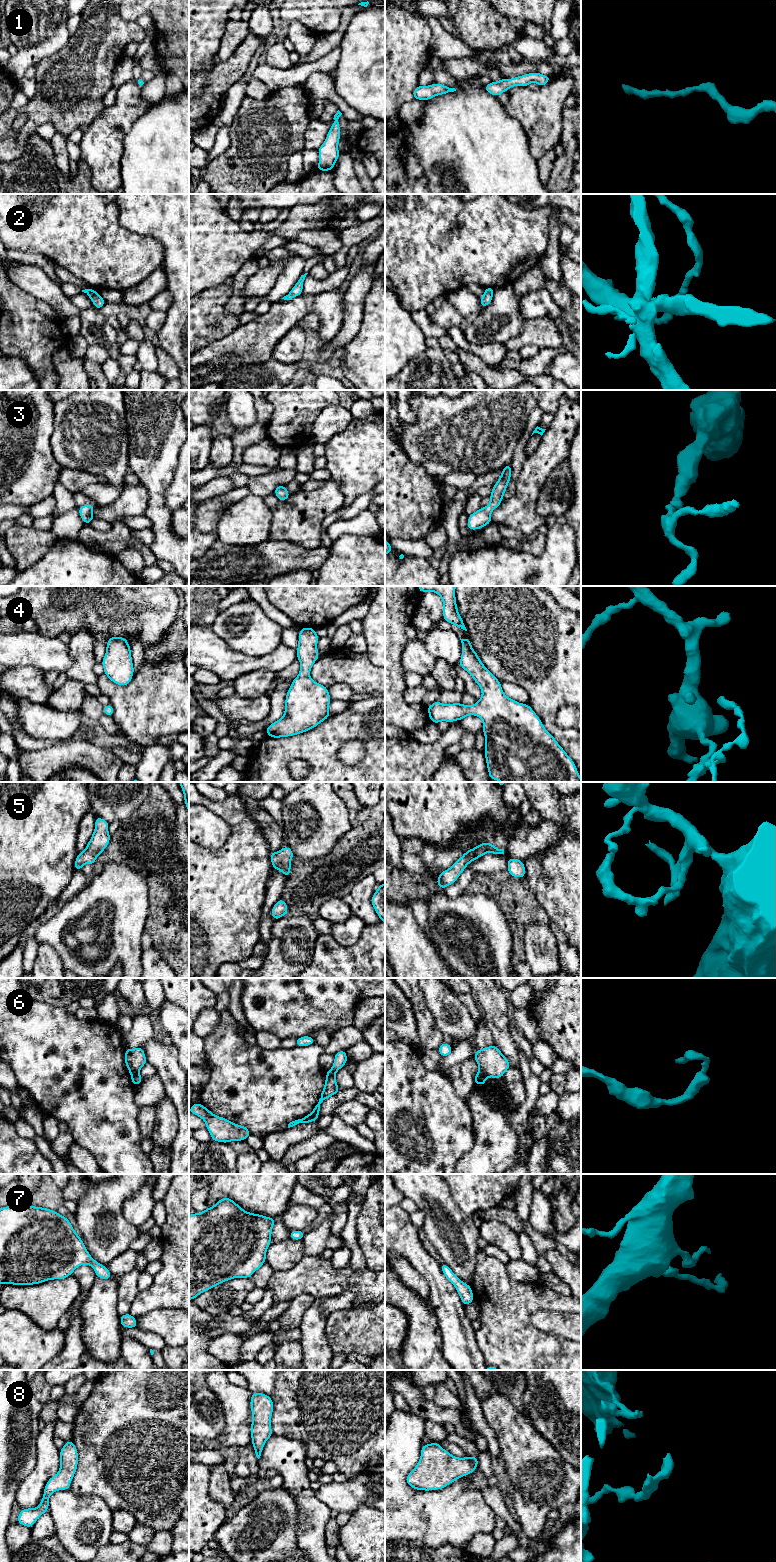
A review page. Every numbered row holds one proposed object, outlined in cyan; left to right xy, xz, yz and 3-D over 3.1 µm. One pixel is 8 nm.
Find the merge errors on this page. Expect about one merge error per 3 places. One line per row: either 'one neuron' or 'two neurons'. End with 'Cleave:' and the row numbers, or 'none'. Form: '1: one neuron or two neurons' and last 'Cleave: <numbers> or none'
1: one neuron
2: one neuron
3: one neuron
4: one neuron
5: one neuron
6: two neurons
7: one neuron
8: one neuron
Cleave: 6

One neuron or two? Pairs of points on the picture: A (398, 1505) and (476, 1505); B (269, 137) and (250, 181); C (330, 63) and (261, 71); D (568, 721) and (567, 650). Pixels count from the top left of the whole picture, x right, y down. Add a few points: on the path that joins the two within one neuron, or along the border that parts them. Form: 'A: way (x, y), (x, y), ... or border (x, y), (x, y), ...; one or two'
A: way (417, 1505), (457, 1505); one
B: way (260, 148), (257, 159), (250, 167), (250, 170); one
C: way (313, 67), (306, 69), (298, 75), (278, 75); one
D: border (570, 704), (557, 712), (562, 728); two

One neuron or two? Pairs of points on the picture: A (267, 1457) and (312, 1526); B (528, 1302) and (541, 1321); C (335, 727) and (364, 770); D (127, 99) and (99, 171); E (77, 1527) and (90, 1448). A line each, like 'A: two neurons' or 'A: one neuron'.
A: one neuron
B: two neurons
C: one neuron
D: one neuron
E: two neurons

